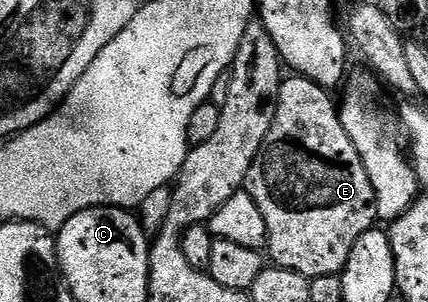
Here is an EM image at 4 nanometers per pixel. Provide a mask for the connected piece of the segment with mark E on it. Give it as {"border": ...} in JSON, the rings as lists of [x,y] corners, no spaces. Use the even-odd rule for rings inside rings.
{"border":[[[288,76],[280,83],[280,95],[276,101],[276,111],[274,112],[274,124],[254,160],[254,164],[248,173],[246,189],[249,196],[258,204],[262,216],[266,216],[266,228],[268,229],[268,244],[266,254],[275,265],[286,268],[290,272],[298,272],[302,276],[314,279],[318,276],[330,276],[331,274],[341,275],[346,268],[346,260],[350,260],[350,252],[354,252],[354,244],[358,244],[358,236],[362,236],[366,231],[373,229],[377,225],[376,217],[376,193],[370,184],[370,176],[366,176],[366,164],[354,148],[354,140],[346,132],[346,128],[340,119],[338,106],[332,103],[332,98],[325,87],[320,86],[314,80],[303,76]]]}

